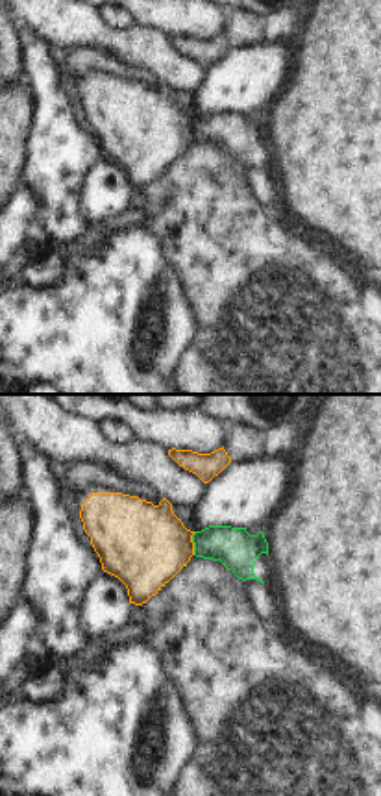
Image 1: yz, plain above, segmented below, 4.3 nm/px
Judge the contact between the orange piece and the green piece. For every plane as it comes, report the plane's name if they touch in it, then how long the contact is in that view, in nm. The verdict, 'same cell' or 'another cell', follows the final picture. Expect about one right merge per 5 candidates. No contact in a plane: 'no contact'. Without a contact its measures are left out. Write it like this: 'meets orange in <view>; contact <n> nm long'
meets orange in yz; contact 100 nm long

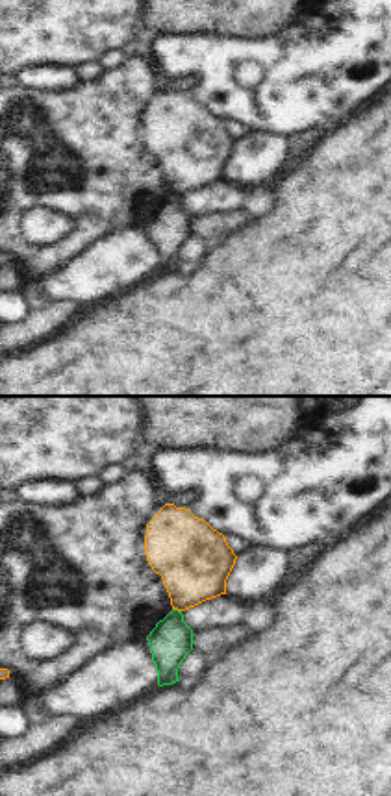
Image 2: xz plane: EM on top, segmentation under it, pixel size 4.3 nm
meets orange in xz; contact 40 nm long

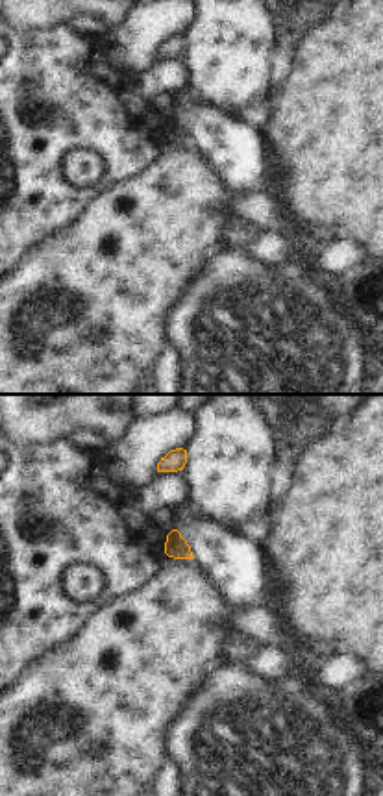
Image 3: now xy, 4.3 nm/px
no contact

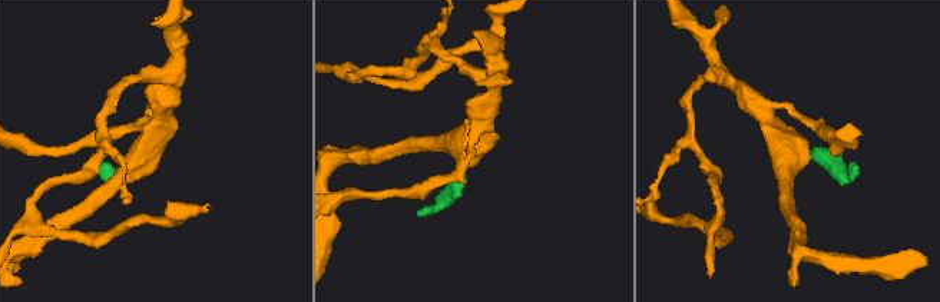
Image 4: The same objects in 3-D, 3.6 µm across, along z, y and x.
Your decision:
another cell

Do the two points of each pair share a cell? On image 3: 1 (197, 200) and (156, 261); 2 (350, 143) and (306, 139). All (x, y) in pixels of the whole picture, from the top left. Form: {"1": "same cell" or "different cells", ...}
{"1": "same cell", "2": "same cell"}

